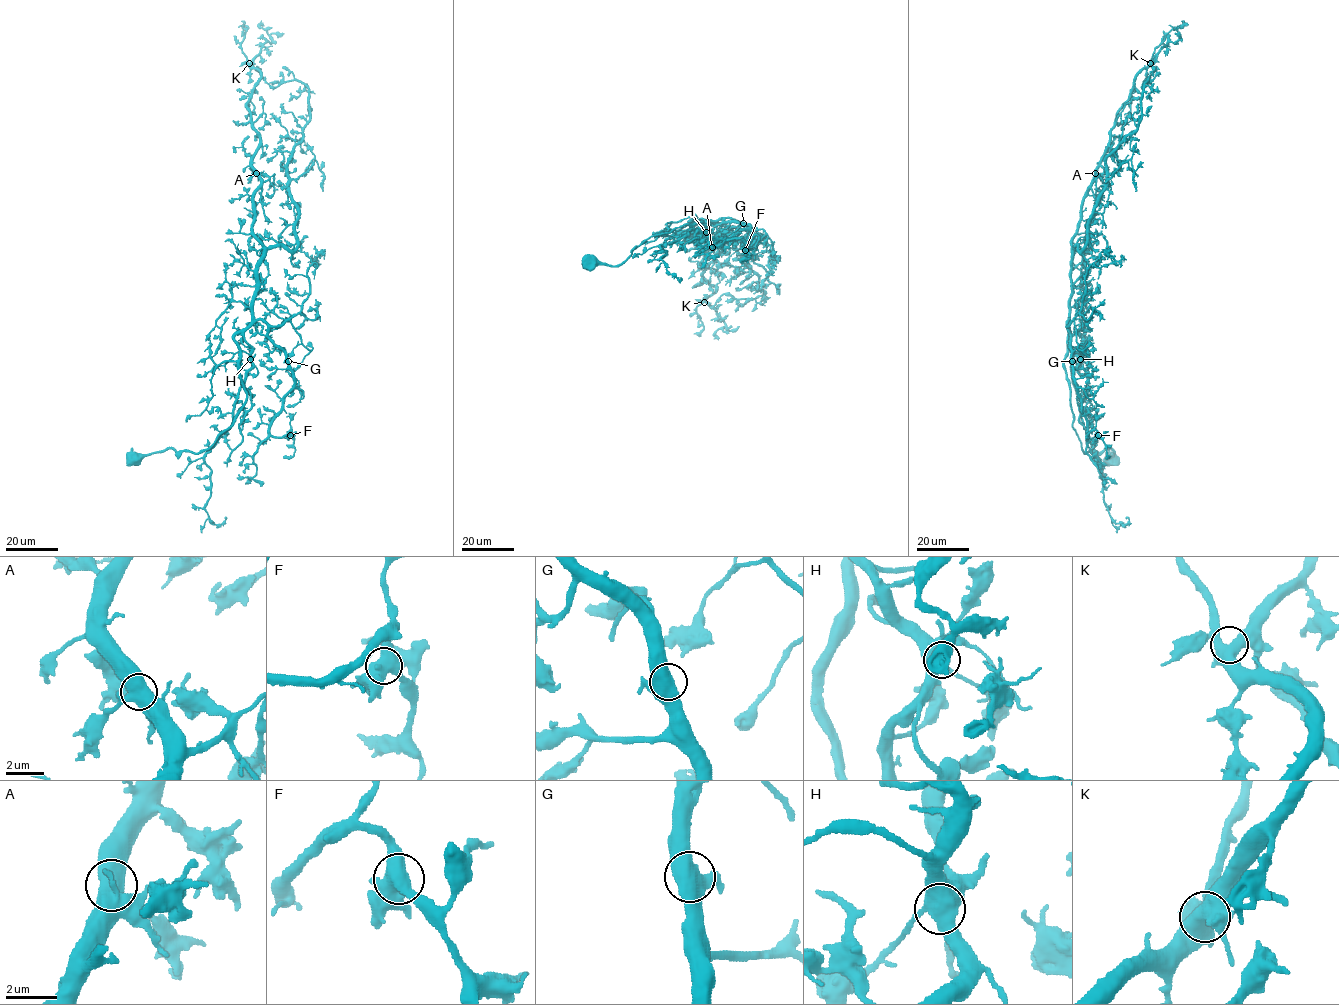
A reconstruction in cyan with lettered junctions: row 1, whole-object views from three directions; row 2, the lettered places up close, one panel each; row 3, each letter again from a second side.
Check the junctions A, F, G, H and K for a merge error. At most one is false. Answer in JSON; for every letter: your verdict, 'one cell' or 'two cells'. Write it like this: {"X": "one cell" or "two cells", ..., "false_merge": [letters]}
{"A": "one cell", "F": "one cell", "G": "one cell", "H": "one cell", "K": "one cell", "false_merge": []}

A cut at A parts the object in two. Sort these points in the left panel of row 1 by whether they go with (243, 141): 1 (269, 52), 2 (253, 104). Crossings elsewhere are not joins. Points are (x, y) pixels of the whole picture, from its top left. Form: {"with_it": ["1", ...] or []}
{"with_it": ["1", "2"]}

